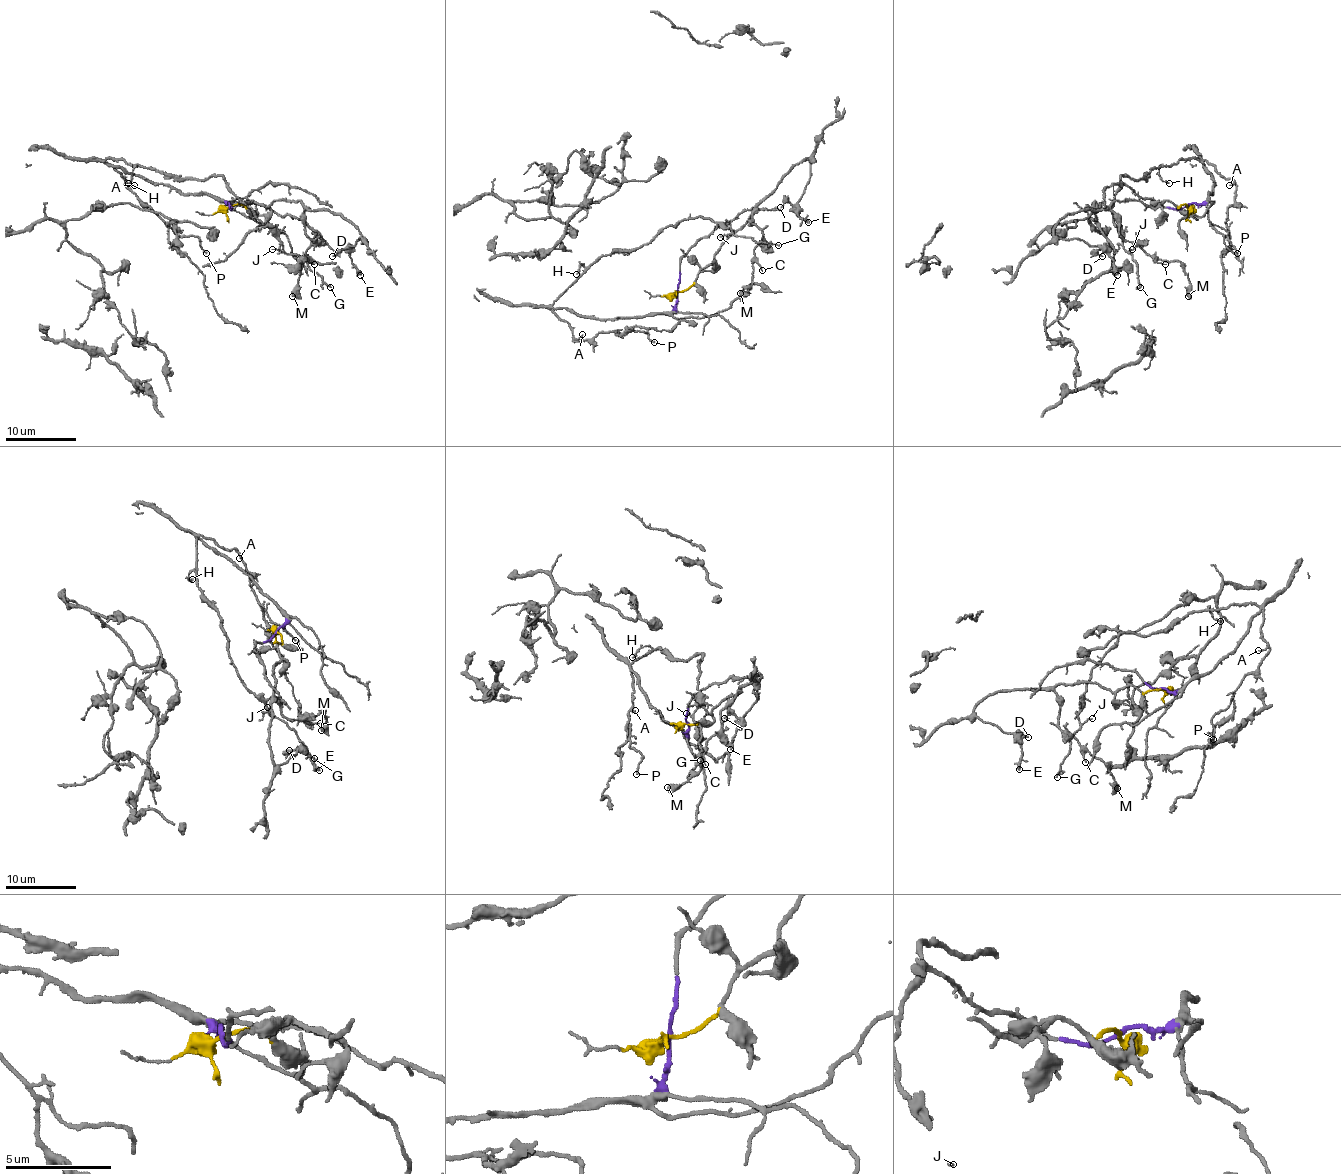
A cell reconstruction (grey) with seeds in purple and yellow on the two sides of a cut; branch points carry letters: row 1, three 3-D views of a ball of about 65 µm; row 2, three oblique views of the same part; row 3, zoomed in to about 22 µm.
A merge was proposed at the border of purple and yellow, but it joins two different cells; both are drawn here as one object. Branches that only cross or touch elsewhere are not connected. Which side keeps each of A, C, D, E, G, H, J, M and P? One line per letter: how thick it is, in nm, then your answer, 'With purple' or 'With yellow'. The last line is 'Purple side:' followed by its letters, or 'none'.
A: Thickness 100 nm. With purple
C: Thickness 110 nm. With yellow
D: Thickness 120 nm. With yellow
E: Thickness 240 nm. With yellow
G: Thickness 150 nm. With purple
H: Thickness 170 nm. With purple
J: Thickness 120 nm. With purple
M: Thickness 440 nm. With yellow
P: Thickness 140 nm. With purple
Purple side: A, G, H, J, P

